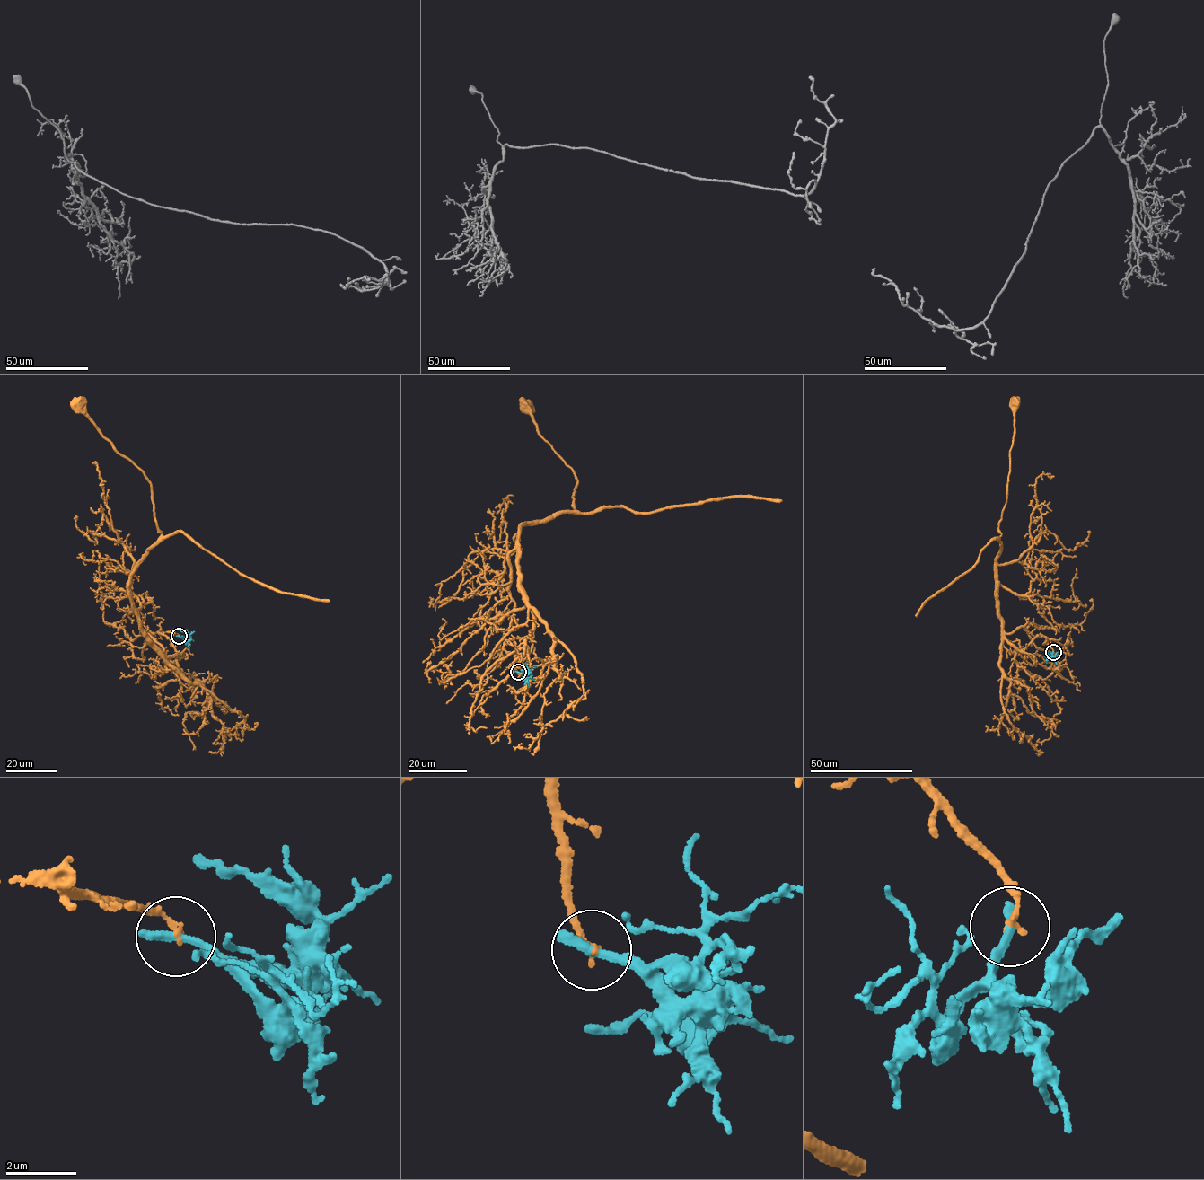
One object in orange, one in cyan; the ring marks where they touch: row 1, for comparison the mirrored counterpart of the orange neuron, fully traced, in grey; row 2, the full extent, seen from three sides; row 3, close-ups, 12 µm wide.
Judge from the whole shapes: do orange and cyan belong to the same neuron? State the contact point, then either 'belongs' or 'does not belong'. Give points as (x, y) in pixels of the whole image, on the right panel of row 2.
at (1053, 652); does not belong

